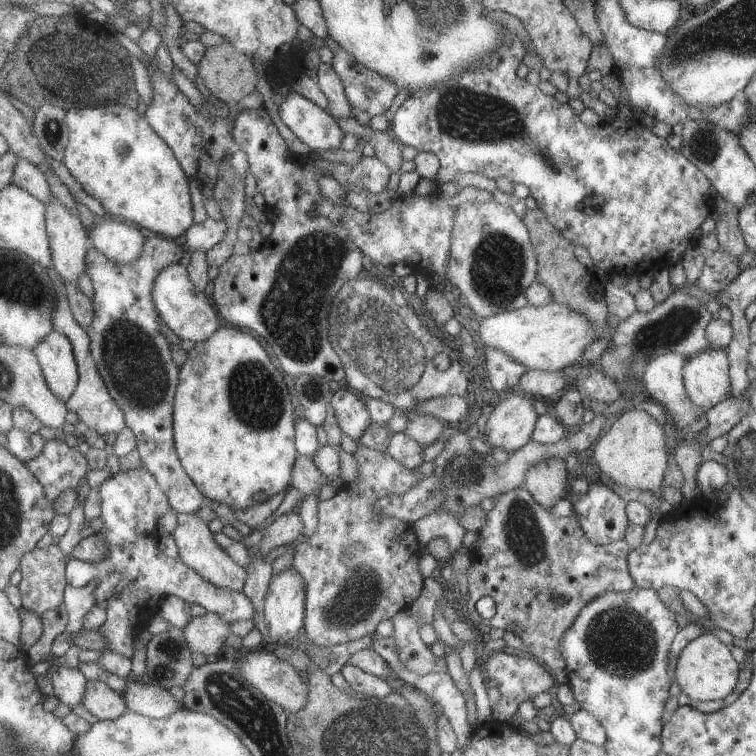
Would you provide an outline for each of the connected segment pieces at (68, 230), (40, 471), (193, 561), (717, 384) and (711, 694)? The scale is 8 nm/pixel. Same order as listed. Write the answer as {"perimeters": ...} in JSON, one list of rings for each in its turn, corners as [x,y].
{"perimeters":[[[[56,197],[53,198],[55,200],[45,206],[53,266],[65,285],[77,284],[87,268],[90,236],[79,216],[71,213]]],[[[62,437],[49,440],[43,453],[27,464],[44,485],[45,494],[51,501],[57,500],[69,488],[78,491],[89,472],[85,454],[79,452],[77,447],[71,448]]],[[[179,513],[178,520],[179,524],[172,536],[177,540],[181,560],[190,568],[193,568],[201,577],[215,584],[217,588],[243,591],[247,585],[248,569],[233,560],[217,543],[216,536],[213,536],[213,532],[209,530],[207,523],[194,513]]],[[[708,348],[685,359],[682,380],[686,396],[705,410],[729,397],[729,362],[724,350]]],[[[704,632],[691,640],[677,657],[674,677],[681,692],[694,701],[721,700],[730,694],[737,684],[739,666],[729,649],[711,632]]]]}

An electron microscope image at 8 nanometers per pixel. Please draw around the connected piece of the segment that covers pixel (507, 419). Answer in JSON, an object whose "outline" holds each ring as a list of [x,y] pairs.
{"outline":[[[514,391],[498,400],[488,418],[487,441],[509,455],[530,444],[537,426],[536,399]]]}

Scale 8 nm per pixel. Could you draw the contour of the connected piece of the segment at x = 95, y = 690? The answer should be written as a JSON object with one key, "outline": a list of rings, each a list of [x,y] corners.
{"outline":[[[89,680],[87,694],[83,698],[85,709],[99,720],[119,719],[128,712],[125,698],[102,681]]]}

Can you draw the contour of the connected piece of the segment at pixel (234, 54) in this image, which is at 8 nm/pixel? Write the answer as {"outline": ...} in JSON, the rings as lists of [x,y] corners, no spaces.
{"outline":[[[228,41],[207,48],[198,65],[209,91],[223,103],[237,103],[257,91],[257,70],[252,58]]]}

